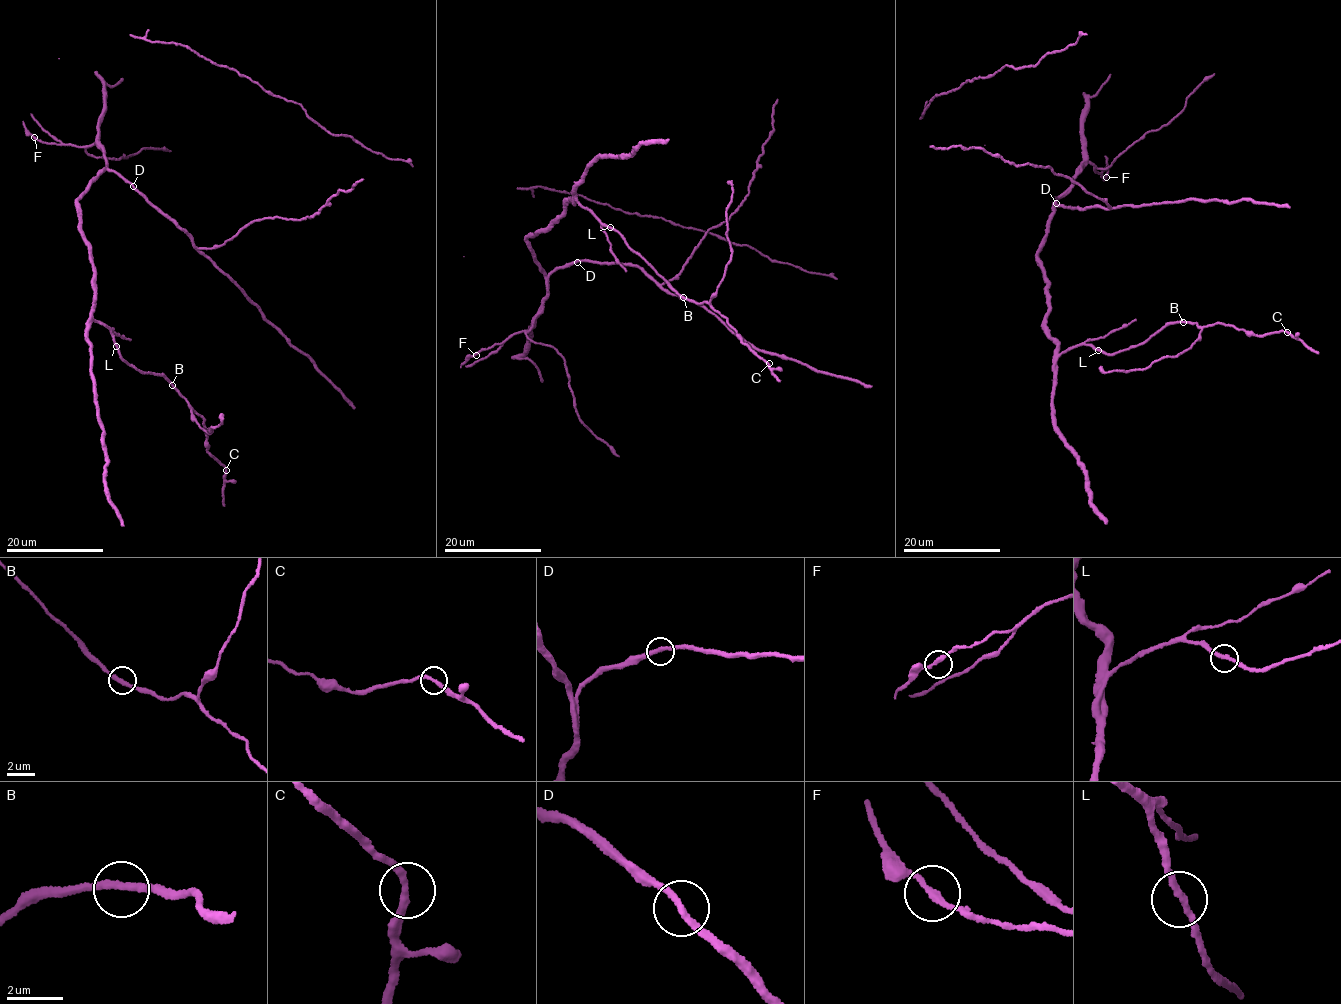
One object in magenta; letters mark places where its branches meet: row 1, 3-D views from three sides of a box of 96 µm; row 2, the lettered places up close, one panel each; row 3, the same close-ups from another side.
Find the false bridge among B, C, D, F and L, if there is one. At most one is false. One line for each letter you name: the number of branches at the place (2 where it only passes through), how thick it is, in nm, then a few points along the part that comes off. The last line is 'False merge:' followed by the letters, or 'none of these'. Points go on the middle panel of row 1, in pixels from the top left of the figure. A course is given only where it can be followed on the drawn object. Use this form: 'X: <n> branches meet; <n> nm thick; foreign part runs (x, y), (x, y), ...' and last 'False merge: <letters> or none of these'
False merge: none of these

